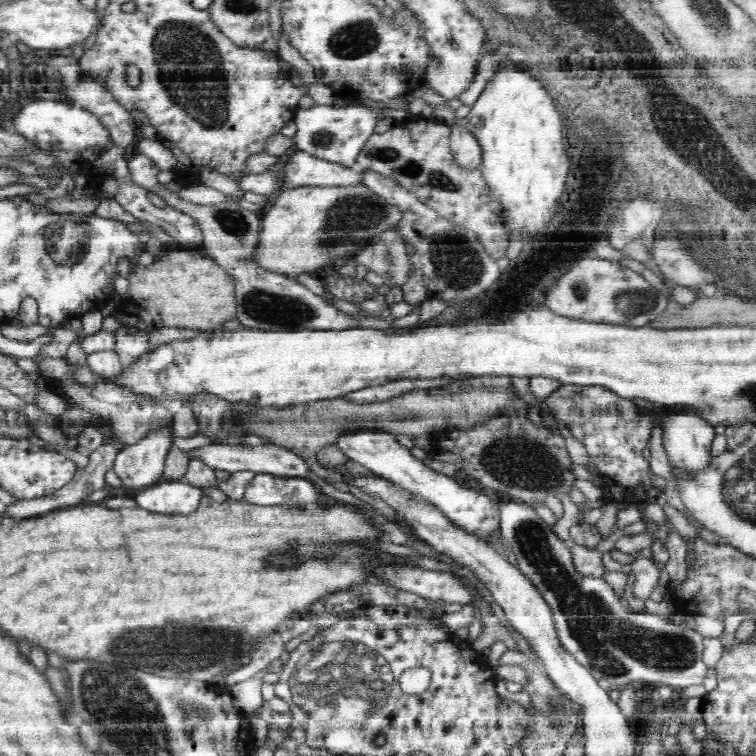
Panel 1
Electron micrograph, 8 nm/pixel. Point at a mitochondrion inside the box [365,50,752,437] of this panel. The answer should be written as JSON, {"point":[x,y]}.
{"point":[679,122]}

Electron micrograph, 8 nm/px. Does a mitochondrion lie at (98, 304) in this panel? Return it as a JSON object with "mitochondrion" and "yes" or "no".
{"mitochondrion":"no"}

